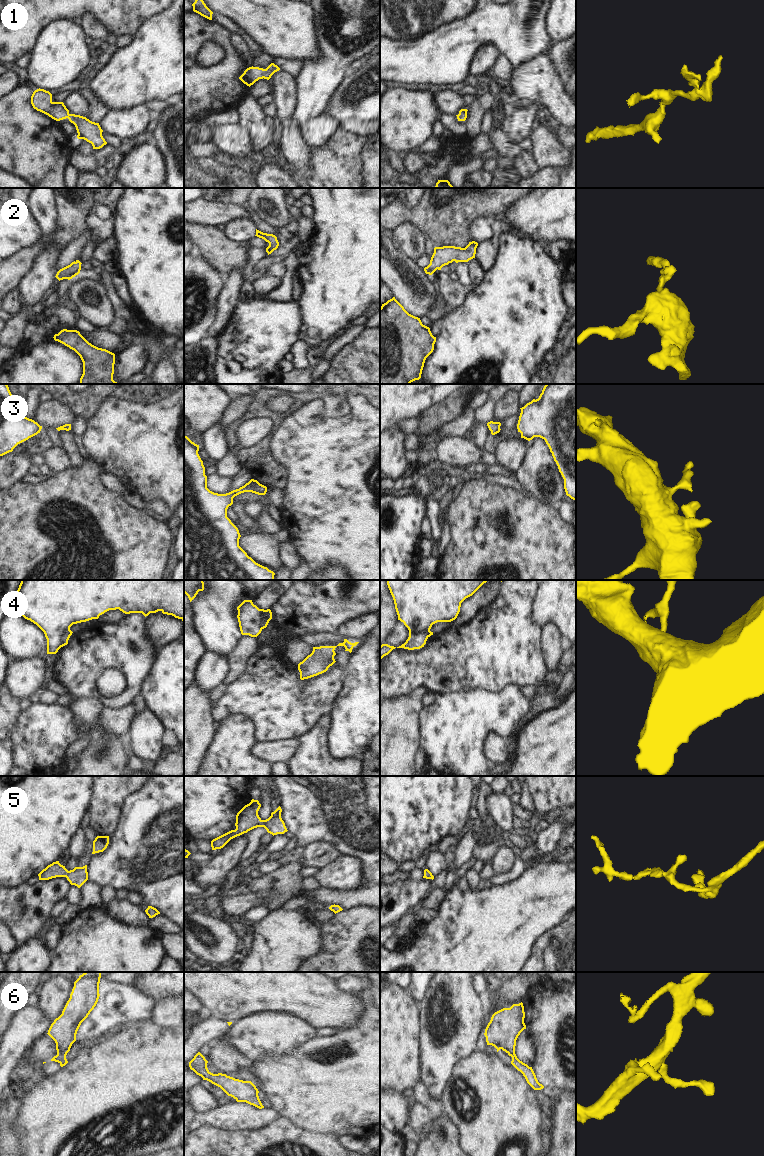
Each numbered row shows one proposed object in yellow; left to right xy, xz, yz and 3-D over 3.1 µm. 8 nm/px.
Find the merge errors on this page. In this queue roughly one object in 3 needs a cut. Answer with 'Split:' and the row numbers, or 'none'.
Split: 4

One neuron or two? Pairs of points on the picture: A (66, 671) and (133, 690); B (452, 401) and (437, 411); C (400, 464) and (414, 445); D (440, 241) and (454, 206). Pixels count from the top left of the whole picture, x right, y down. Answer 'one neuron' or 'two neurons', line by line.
A: one neuron
B: one neuron
C: two neurons
D: one neuron

